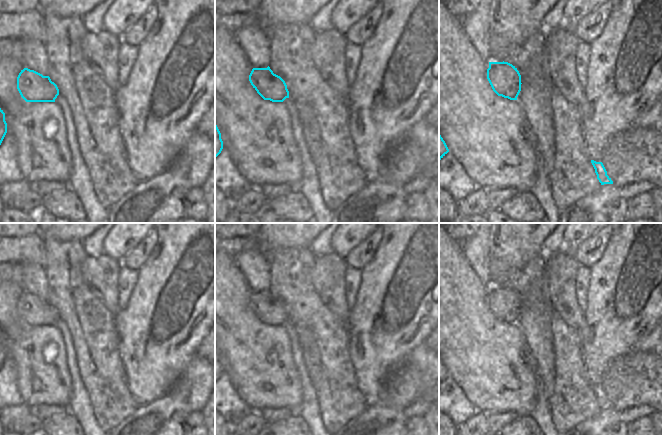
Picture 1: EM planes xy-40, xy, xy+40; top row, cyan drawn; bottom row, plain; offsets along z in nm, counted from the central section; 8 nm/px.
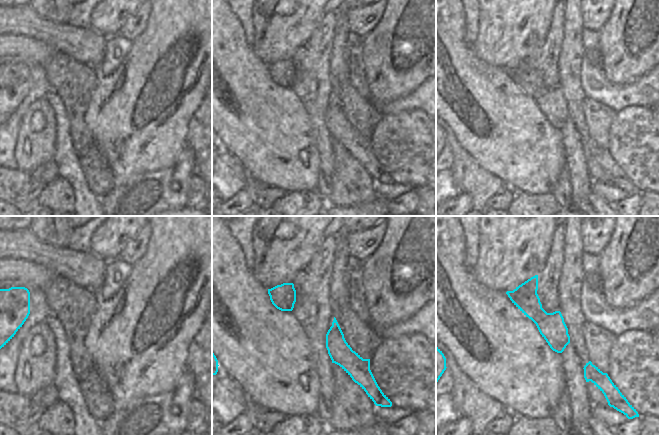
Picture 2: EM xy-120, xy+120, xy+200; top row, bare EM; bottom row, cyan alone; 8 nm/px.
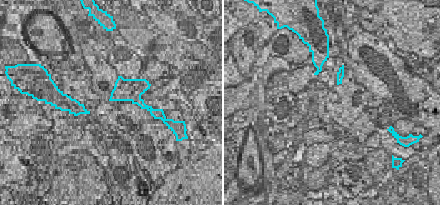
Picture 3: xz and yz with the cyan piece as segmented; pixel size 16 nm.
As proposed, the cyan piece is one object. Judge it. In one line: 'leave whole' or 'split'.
split

